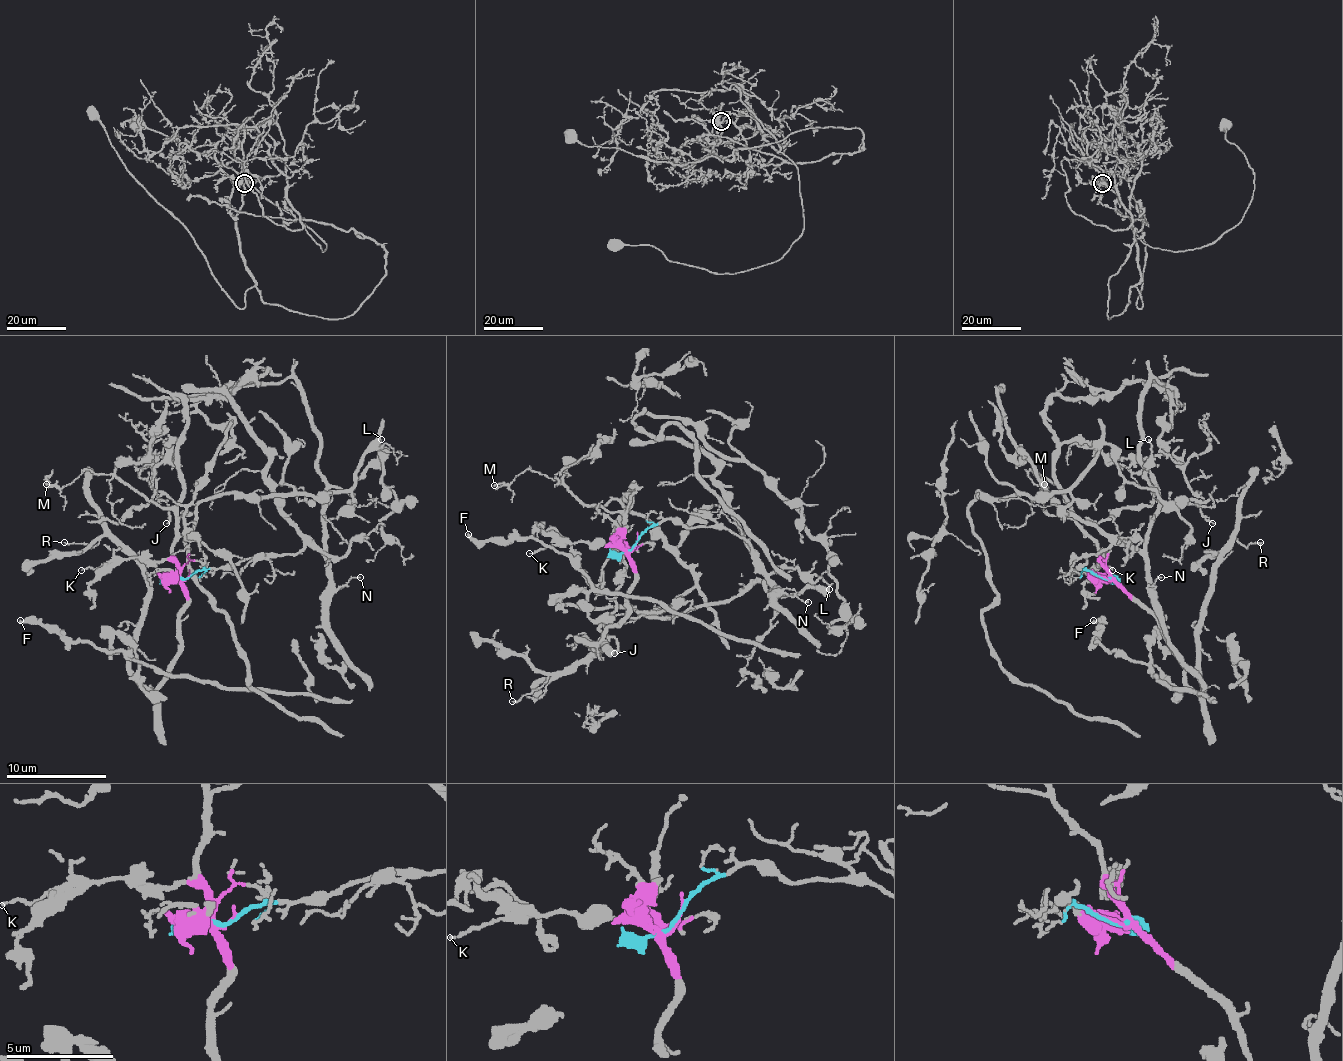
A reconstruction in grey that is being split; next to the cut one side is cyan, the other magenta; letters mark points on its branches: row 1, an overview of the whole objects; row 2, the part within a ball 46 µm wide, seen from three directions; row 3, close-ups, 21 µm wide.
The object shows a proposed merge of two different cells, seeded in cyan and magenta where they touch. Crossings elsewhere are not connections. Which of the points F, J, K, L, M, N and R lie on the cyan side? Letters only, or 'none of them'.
L, N

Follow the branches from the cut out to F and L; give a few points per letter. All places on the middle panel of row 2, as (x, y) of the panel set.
F: (634, 546), (626, 614), (606, 624), (589, 616), (591, 581), (564, 554), (534, 539), (476, 541), (468, 534)
L: (631, 546), (666, 519), (689, 529), (724, 526), (749, 544), (774, 599), (829, 589)

